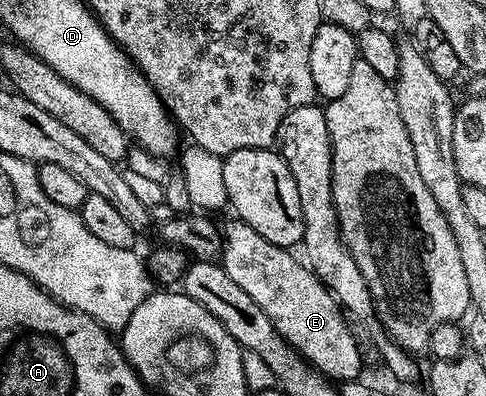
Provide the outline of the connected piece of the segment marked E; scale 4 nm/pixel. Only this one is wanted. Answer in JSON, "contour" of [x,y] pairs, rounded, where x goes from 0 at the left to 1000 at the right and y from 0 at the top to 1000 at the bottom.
{"contour":[[[479,556],[455,573],[453,667],[535,768],[564,813],[574,843],[615,886],[646,932],[679,960],[728,955],[745,934],[745,894],[724,836],[712,826],[714,795],[687,745],[665,722],[628,659],[603,652],[595,629],[543,606],[508,561]]]}

